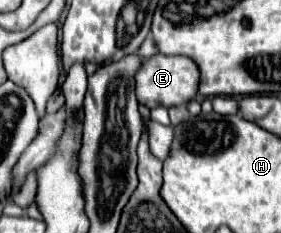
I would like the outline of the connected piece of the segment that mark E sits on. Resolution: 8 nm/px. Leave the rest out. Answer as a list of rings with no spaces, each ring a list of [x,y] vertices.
[[[151,56],[143,62],[141,70],[137,72],[137,100],[145,104],[147,108],[173,108],[187,104],[197,96],[197,84],[199,84],[199,70],[197,64],[185,56]]]

